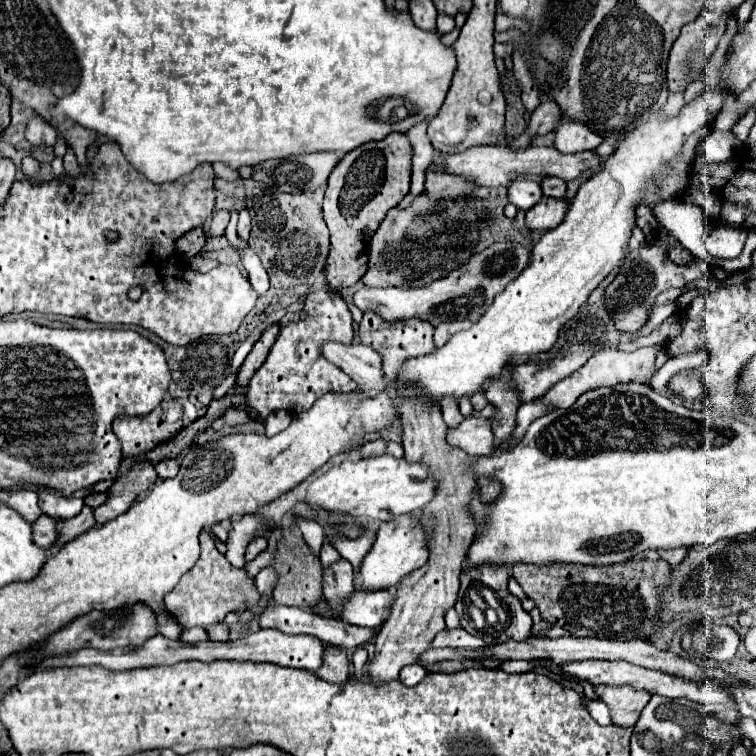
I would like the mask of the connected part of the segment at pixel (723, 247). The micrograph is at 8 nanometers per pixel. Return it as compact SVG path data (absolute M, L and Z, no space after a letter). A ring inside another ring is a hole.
M723 224L723 226L711 226L705 232L703 242L711 256L727 260L727 258L737 258L741 254L745 238L747 238L747 230L743 226Z

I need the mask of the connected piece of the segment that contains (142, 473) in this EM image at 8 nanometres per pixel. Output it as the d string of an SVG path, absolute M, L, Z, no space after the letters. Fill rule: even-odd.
M135 464L125 476L117 478L115 484L109 488L107 502L95 510L97 526L127 512L135 502L139 502L149 492L157 478L159 476L151 464Z

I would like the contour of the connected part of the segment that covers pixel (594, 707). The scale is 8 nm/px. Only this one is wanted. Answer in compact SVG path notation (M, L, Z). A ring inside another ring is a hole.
M585 700L591 716L601 724L601 726L611 726L611 714L607 712L607 704L603 704L601 700Z

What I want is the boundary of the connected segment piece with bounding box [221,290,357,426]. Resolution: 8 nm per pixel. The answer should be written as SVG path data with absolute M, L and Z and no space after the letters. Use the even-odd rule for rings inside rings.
M311 290L305 308L301 310L303 320L297 324L291 324L287 328L281 328L275 344L271 346L271 352L259 372L249 380L245 388L245 402L249 410L241 408L229 408L223 412L221 420L227 426L245 424L251 420L249 412L255 412L261 420L265 420L275 410L287 410L291 414L299 414L303 410L309 410L319 396L325 392L337 390L337 392L351 392L357 388L357 384L335 364L327 362L321 356L319 344L323 340L335 340L343 344L351 344L353 340L353 320L351 312L345 304L345 300L339 294L329 294L323 290Z

